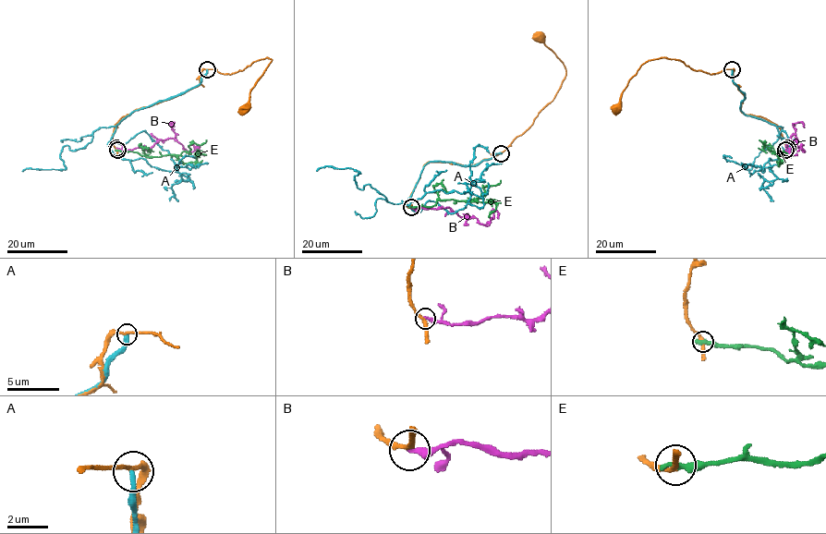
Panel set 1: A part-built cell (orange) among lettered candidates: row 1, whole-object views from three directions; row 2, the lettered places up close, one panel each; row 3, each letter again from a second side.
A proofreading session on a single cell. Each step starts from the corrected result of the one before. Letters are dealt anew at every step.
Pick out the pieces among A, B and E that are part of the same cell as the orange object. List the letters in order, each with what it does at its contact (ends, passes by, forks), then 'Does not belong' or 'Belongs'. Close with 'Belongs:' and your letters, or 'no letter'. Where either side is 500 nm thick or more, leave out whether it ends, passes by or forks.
A: It ends there. Does not belong
B: It ends there. Does not belong
E: It ends there. Does not belong
Belongs: no letter

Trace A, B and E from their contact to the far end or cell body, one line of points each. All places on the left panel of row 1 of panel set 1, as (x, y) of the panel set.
A: (207, 69), (197, 86), (135, 110), (112, 138), (124, 144), (144, 130), (176, 167), (184, 157), (195, 158)
B: (116, 148), (150, 149), (159, 140), (175, 139), (186, 151), (192, 151), (200, 146), (203, 153)
E: (117, 151), (137, 151), (147, 156), (175, 155), (184, 163), (193, 163), (197, 152), (201, 151), (194, 153)

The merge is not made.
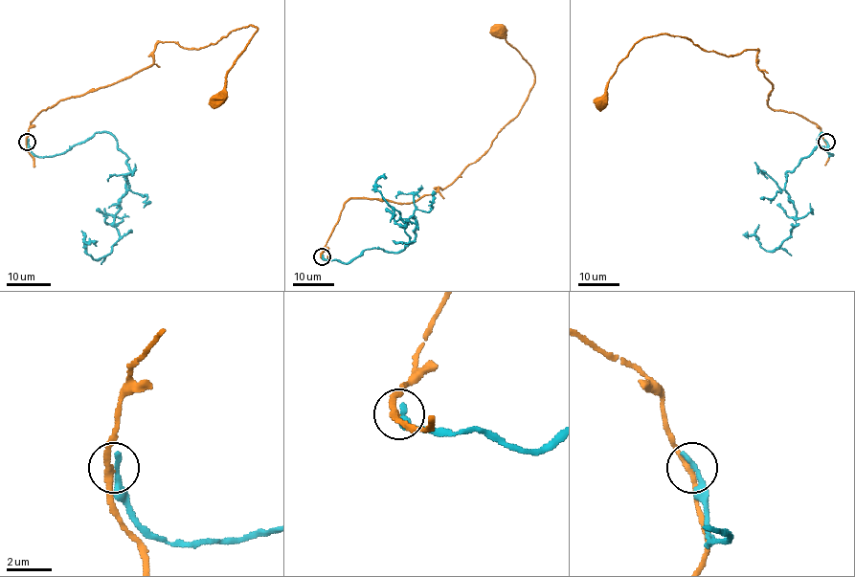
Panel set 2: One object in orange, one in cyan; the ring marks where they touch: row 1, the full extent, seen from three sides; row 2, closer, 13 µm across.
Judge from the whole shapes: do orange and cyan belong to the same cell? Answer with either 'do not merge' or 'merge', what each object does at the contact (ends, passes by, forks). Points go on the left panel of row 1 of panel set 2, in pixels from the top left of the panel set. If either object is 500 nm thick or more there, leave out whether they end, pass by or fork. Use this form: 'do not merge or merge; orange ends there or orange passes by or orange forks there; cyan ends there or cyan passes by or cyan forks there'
do not merge; orange passes by; cyan ends there

